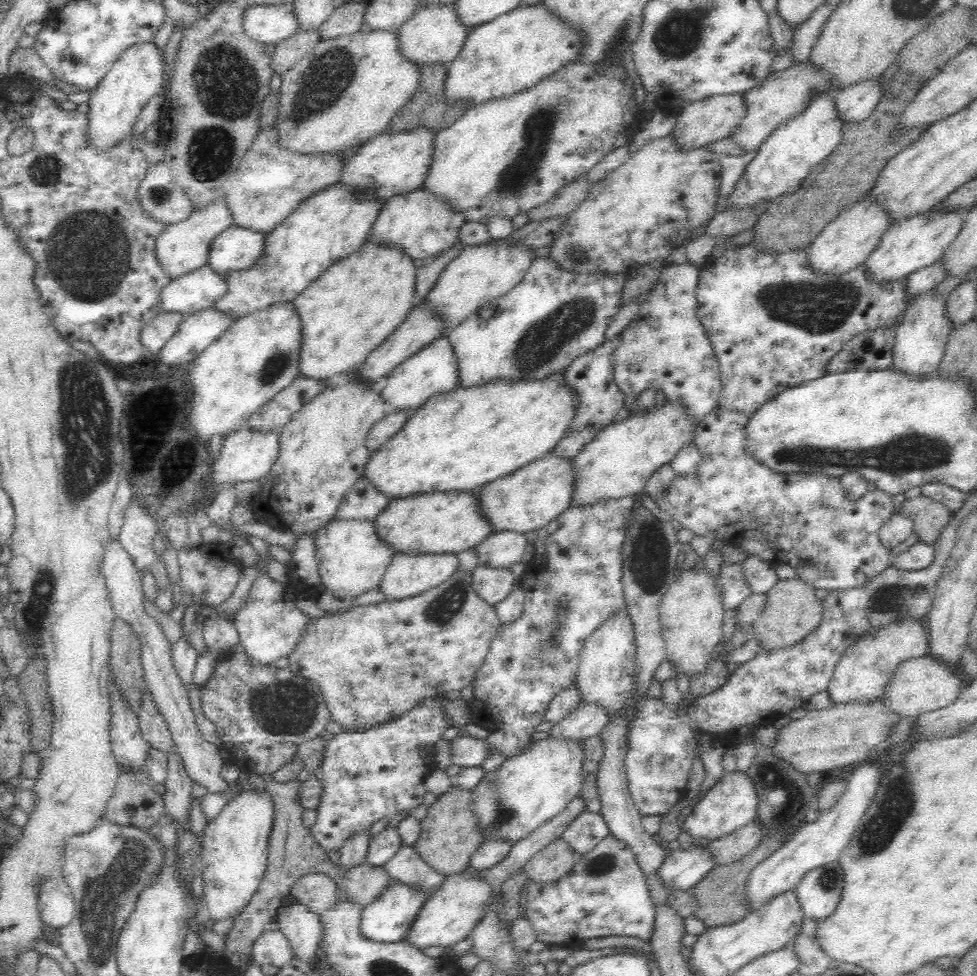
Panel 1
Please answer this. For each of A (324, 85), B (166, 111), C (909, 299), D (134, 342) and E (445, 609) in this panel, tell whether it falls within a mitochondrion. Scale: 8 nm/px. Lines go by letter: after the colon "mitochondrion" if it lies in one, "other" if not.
A: mitochondrion
B: other
C: other
D: other
E: mitochondrion

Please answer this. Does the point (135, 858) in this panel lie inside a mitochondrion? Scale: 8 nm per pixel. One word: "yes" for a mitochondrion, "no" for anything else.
yes

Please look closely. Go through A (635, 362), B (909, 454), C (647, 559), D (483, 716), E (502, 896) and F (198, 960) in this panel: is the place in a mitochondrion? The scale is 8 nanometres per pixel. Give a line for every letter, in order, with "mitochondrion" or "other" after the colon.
A: mitochondrion
B: mitochondrion
C: mitochondrion
D: other
E: other
F: other

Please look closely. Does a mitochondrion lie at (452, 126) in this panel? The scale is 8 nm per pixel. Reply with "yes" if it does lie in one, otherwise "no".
no

